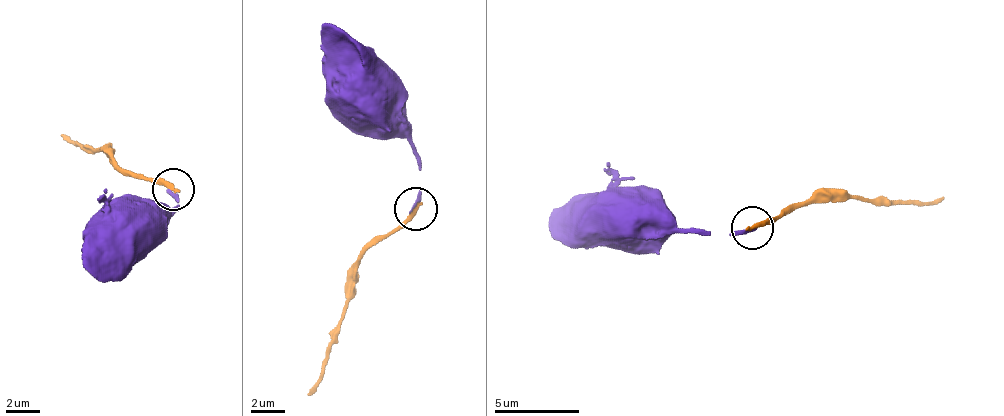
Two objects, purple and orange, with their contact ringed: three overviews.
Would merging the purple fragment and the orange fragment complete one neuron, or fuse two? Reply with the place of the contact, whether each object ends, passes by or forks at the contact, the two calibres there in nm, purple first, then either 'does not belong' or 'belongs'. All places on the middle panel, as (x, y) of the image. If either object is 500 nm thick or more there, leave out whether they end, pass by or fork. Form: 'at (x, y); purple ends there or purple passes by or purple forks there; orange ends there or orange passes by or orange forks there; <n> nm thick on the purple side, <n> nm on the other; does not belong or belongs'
at (415, 209); purple ends there; orange ends there; 240 nm thick on the purple side, 280 nm on the other; does not belong

